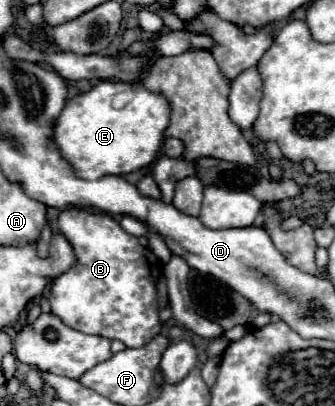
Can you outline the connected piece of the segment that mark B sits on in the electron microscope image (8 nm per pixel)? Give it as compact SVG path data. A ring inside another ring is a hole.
M68 207L58 217L58 231L72 243L78 261L70 271L52 281L52 315L60 317L60 321L64 321L70 329L106 339L118 339L126 347L142 347L154 339L162 329L156 303L156 281L162 275L162 261L148 247L142 247L134 235L124 233L120 223L106 213L90 213L80 207Z

